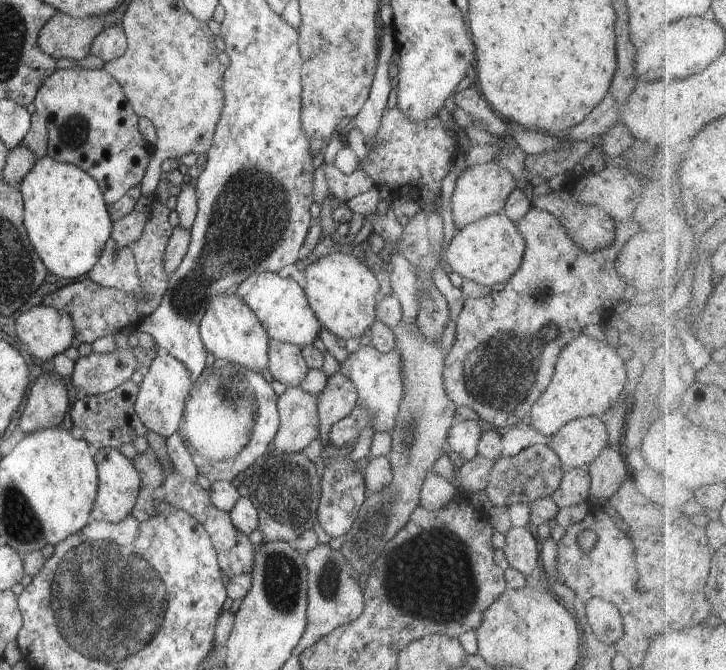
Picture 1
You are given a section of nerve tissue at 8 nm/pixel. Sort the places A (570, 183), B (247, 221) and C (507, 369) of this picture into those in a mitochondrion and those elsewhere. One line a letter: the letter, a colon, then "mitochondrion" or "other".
A: other
B: mitochondrion
C: mitochondrion

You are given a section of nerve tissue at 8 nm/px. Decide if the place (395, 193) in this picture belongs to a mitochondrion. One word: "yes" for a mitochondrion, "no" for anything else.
no

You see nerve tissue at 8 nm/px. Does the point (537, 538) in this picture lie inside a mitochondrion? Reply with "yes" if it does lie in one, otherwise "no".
no

